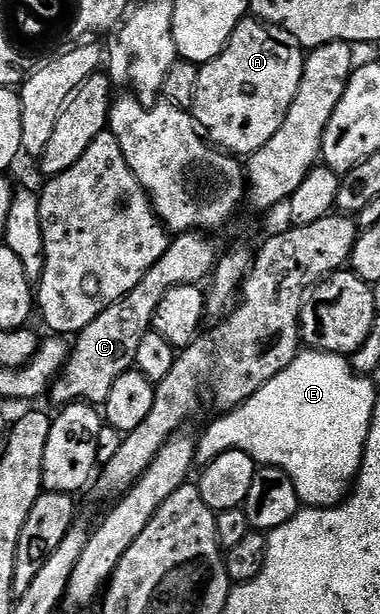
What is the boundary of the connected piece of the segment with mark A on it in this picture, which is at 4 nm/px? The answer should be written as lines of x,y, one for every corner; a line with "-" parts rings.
235,25
220,56
199,69
192,117
215,147
235,156
249,156
264,148
284,124
306,60
297,45
281,40
286,41
265,25

